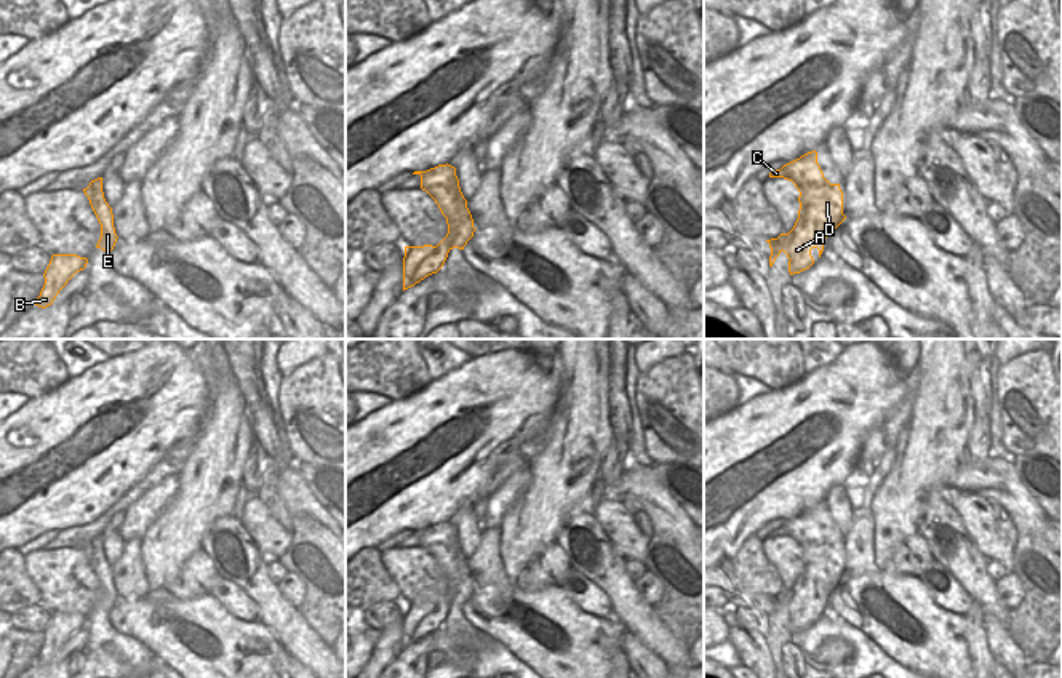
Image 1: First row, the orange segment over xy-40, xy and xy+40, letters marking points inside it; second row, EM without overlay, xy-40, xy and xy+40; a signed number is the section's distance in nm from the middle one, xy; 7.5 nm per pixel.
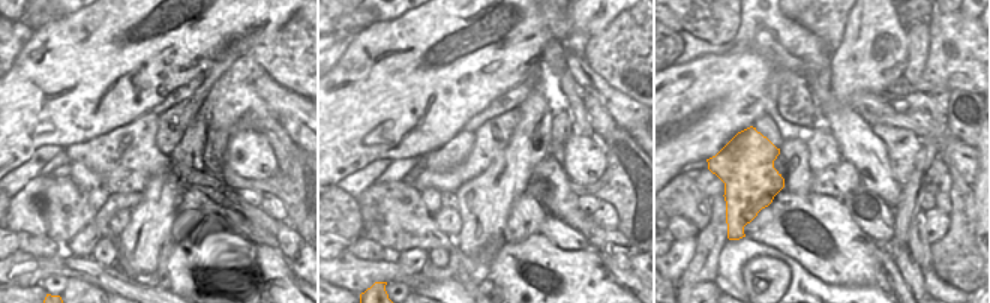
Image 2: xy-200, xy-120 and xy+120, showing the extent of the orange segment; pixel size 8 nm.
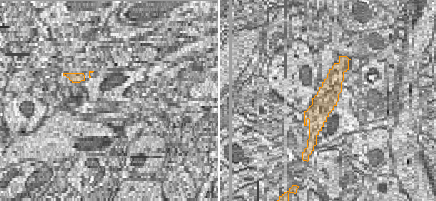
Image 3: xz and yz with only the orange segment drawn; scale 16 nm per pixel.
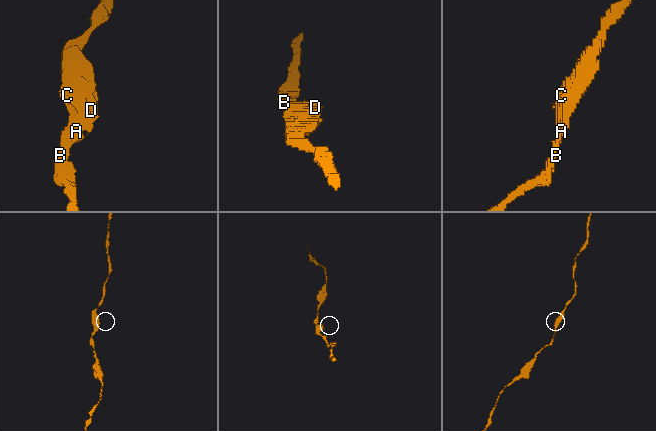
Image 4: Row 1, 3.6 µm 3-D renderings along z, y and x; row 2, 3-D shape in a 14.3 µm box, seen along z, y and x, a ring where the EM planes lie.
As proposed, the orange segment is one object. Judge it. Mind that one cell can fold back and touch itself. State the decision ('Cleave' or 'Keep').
Keep

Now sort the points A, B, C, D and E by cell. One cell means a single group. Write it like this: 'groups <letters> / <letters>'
groups A B C D E

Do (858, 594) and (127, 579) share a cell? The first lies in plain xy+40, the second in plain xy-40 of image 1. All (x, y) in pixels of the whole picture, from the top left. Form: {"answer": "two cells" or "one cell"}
{"answer": "two cells"}

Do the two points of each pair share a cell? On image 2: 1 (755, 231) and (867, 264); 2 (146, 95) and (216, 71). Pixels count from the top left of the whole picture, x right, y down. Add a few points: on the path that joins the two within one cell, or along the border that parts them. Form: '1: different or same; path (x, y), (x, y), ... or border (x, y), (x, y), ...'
1: same; path (783, 234), (795, 246), (816, 257), (839, 260)
2: different; border (231, 62), (216, 62), (201, 72)

